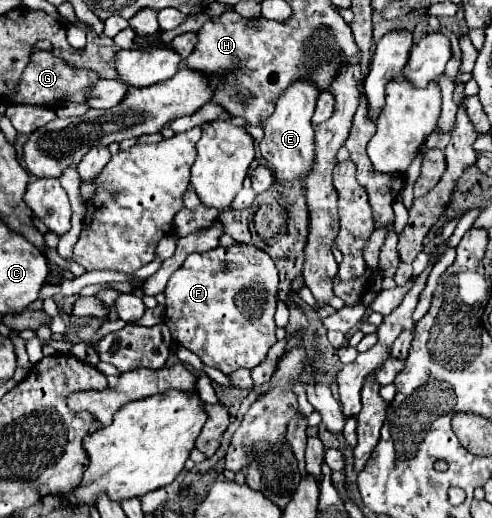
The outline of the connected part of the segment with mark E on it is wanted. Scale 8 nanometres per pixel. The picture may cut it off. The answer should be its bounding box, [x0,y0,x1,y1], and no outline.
[260,81,320,179]

